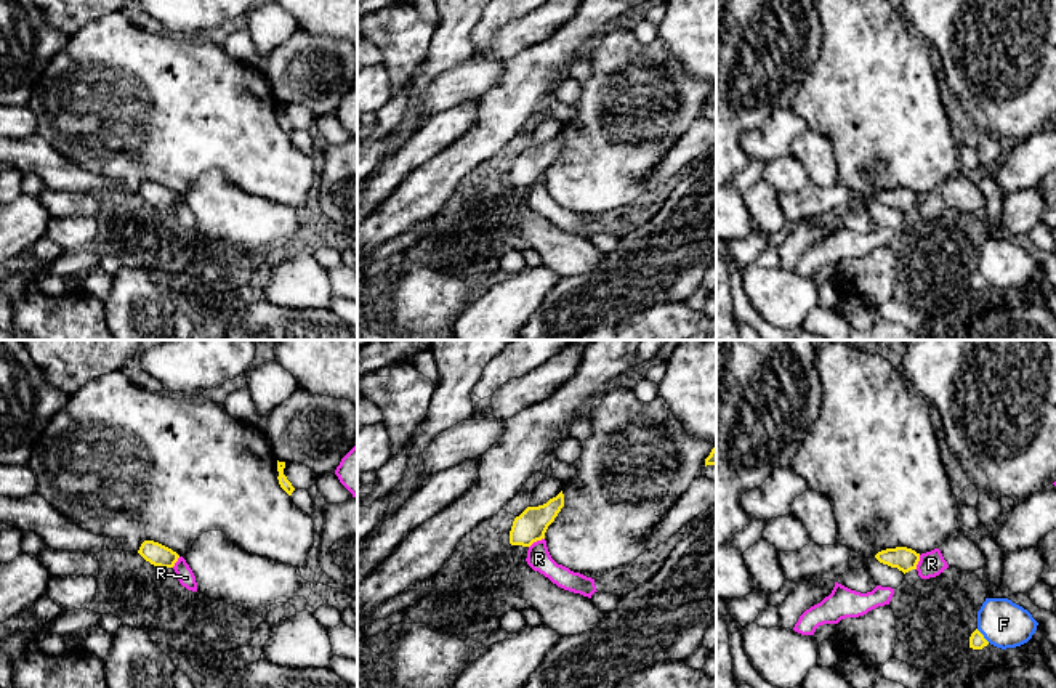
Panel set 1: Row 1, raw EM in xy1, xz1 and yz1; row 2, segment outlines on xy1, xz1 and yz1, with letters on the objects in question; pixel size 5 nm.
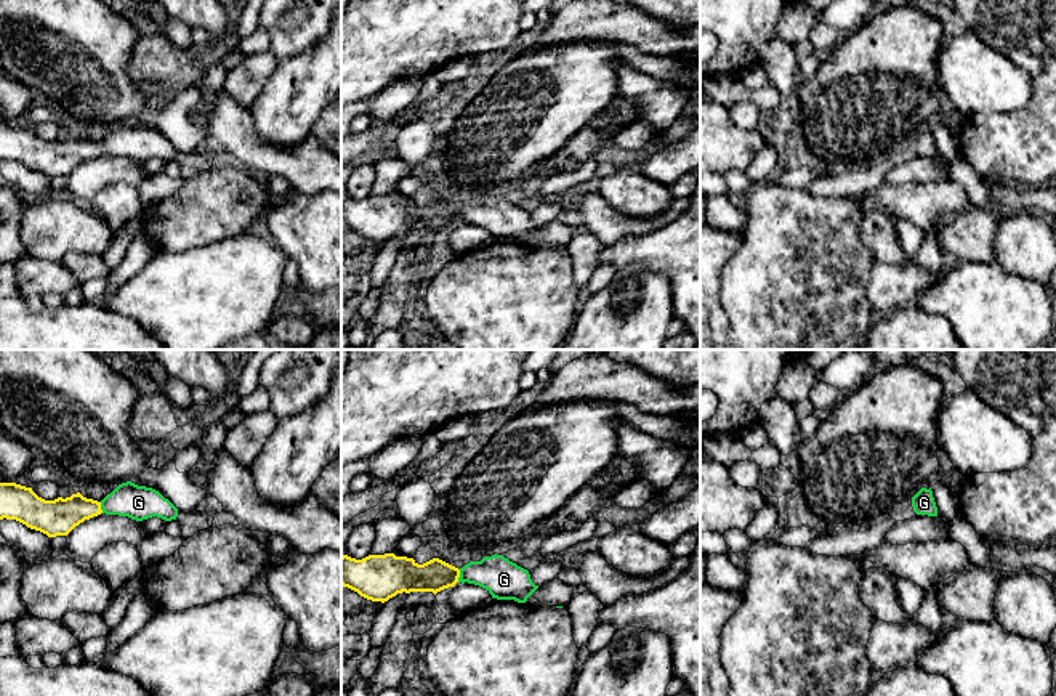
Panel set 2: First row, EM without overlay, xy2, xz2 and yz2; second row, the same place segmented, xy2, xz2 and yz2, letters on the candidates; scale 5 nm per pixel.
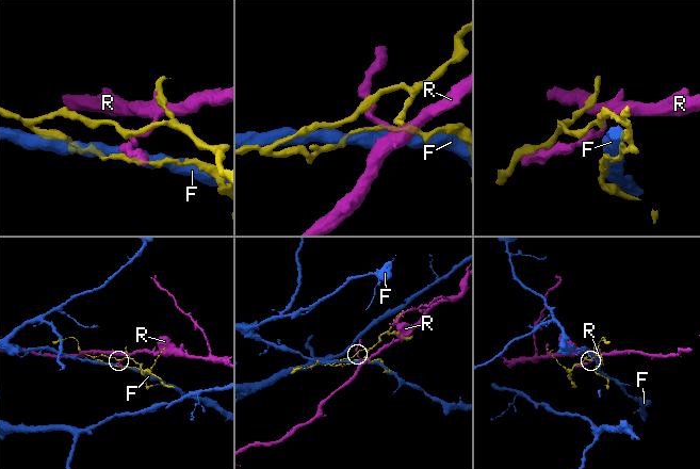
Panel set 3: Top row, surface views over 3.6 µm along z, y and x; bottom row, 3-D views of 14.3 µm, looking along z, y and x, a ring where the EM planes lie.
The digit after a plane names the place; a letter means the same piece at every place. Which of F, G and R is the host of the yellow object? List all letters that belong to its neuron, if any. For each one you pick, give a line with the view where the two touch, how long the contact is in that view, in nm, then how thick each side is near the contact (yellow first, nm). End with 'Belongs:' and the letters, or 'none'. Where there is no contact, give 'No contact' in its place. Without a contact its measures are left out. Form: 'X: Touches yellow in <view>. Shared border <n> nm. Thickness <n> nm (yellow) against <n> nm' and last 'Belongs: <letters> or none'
G: Touches yellow in xz2. Shared border 70 nm. Thickness 160 nm (yellow) against 200 nm
Belongs: G

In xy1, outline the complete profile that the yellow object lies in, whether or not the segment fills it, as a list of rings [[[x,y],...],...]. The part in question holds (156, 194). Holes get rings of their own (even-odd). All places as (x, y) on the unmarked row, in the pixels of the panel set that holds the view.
[[[144,181],[138,194],[151,205],[160,208],[173,208],[179,199],[176,192],[154,181]]]

